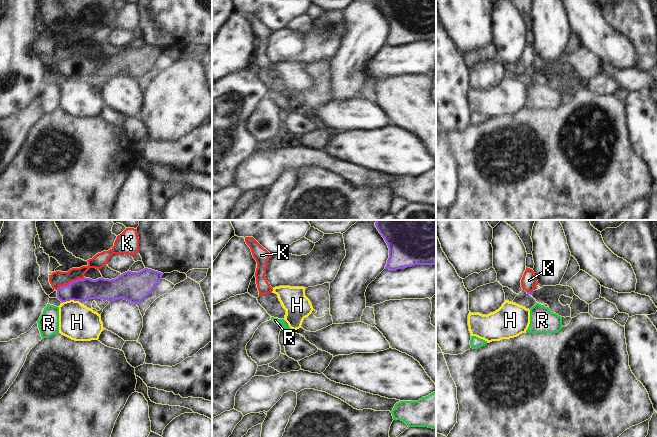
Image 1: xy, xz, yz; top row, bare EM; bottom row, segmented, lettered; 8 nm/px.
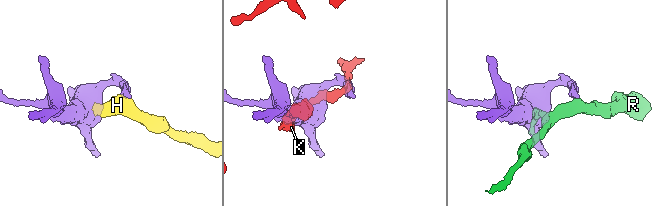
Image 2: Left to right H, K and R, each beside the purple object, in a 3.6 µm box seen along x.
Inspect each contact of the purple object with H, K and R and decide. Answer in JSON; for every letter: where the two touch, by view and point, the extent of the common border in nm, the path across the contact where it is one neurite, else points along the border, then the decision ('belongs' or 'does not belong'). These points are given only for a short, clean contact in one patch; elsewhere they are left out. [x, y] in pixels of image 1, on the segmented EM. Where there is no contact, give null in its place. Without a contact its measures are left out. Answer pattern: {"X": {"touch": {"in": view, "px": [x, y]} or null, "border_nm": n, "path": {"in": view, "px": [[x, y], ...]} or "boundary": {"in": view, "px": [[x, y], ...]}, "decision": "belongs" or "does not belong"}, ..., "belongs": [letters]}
{"H": {"touch": {"in": "xy", "px": [70, 299]}, "border_nm": 140, "boundary": {"in": "xy", "px": [[79, 301], [66, 300], [62, 303]]}, "decision": "does not belong"}, "K": {"touch": {"in": "xy", "px": [71, 282]}, "border_nm": 240, "boundary": {"in": "xy", "px": [[84, 277], [72, 280], [66, 285], [61, 285], [57, 290]]}, "decision": "does not belong"}, "R": {"touch": {"in": "xz", "px": [286, 324]}, "border_nm": 60, "decision": "does not belong"}, "belongs": []}

